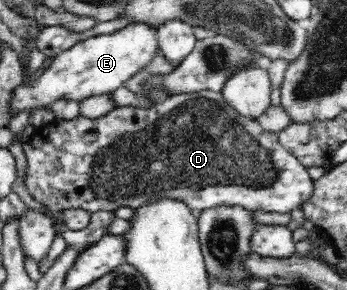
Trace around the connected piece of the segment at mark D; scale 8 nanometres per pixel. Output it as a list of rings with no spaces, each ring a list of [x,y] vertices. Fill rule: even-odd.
[[[201,90],[193,93],[177,94],[163,102],[157,104],[153,108],[133,107],[126,105],[114,107],[109,110],[103,117],[89,118],[87,115],[75,116],[73,120],[57,120],[45,126],[39,126],[32,133],[30,139],[23,143],[25,155],[27,156],[28,168],[26,170],[26,188],[31,194],[33,200],[37,200],[39,204],[43,204],[49,211],[61,211],[62,209],[85,209],[95,213],[97,211],[113,212],[119,206],[127,206],[131,210],[137,206],[141,206],[147,198],[155,198],[157,194],[166,196],[167,198],[182,198],[193,210],[193,212],[201,212],[209,206],[223,206],[223,204],[242,204],[247,208],[263,212],[277,212],[281,214],[290,213],[292,210],[302,209],[306,202],[315,192],[315,180],[311,178],[308,167],[303,166],[295,155],[279,143],[276,133],[265,131],[257,121],[242,118],[235,110],[223,101],[220,92],[213,90]]]

